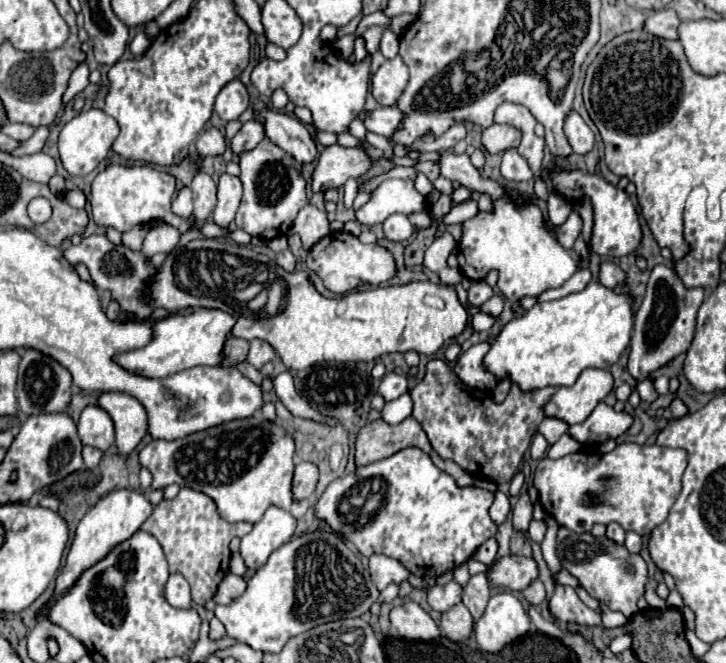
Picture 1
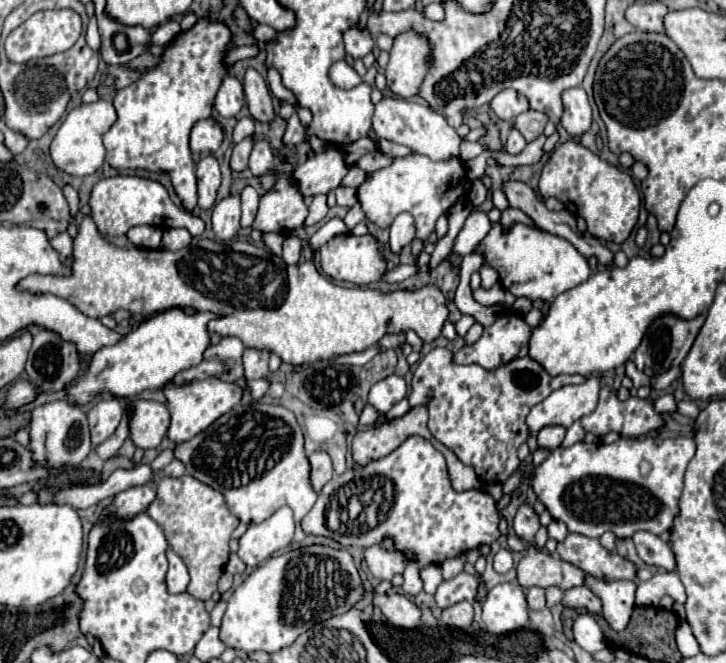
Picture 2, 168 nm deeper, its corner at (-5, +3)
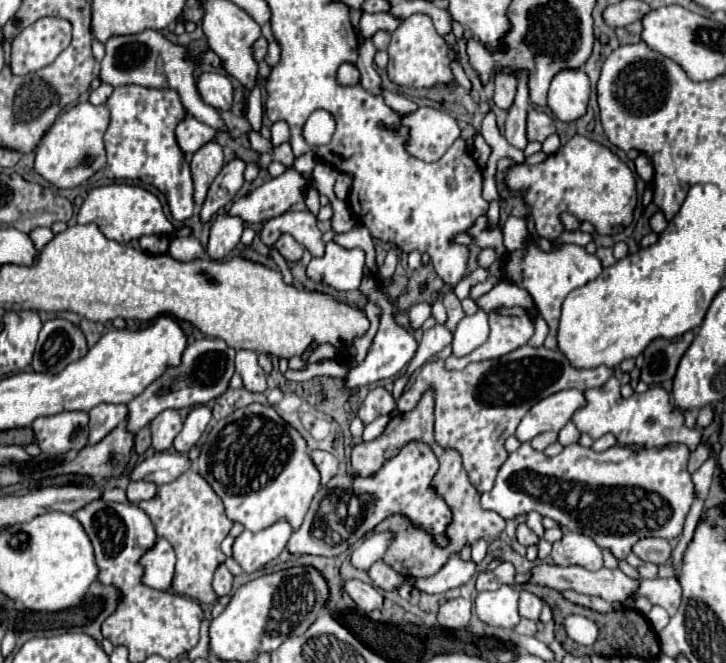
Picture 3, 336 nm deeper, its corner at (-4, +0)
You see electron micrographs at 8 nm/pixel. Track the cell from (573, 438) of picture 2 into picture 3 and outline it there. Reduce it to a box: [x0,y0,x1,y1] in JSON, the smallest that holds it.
[558,421,580,445]

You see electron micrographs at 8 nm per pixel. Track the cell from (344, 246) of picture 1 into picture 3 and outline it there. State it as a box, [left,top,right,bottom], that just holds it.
[306,241,364,291]

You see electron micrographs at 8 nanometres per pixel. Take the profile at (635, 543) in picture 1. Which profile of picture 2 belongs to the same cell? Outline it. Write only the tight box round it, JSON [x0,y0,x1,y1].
[633,532,675,572]

